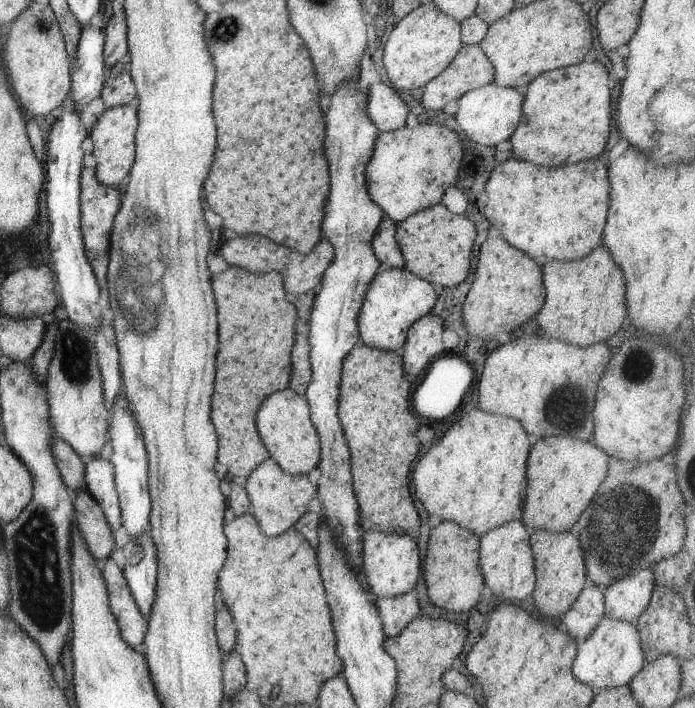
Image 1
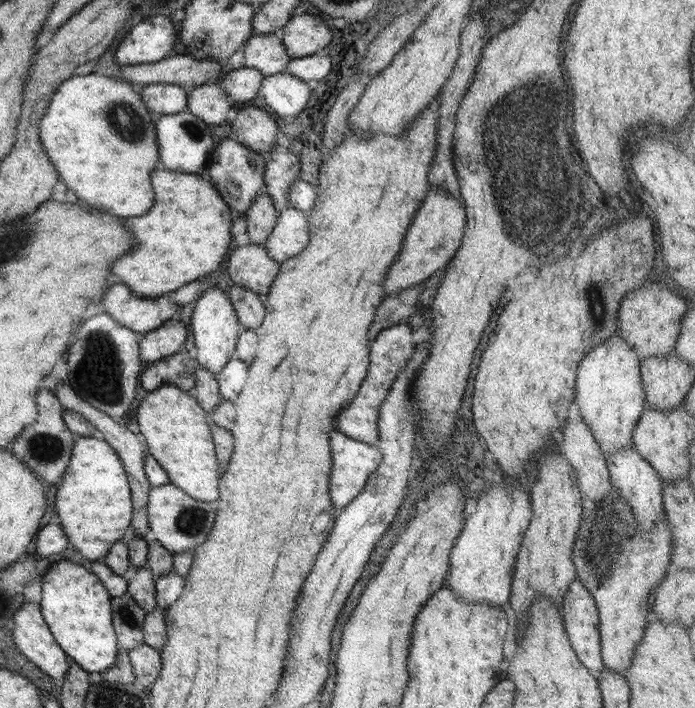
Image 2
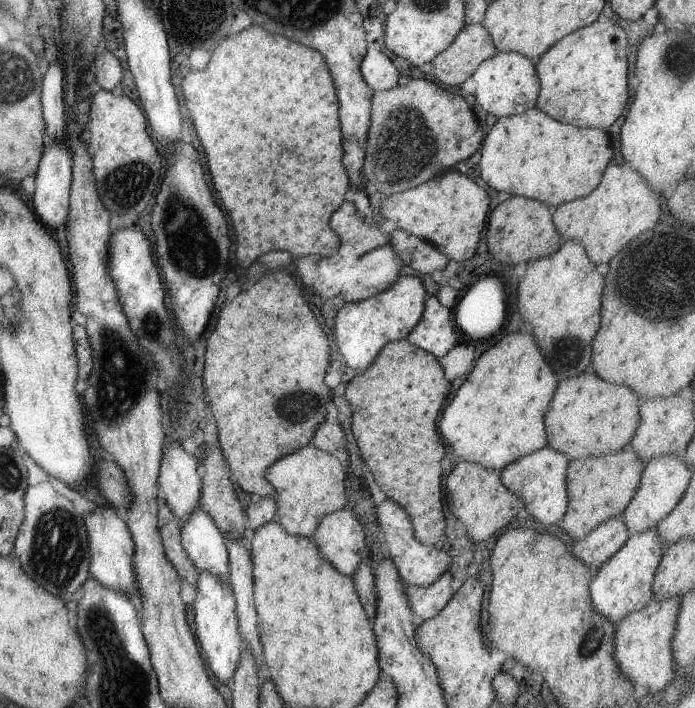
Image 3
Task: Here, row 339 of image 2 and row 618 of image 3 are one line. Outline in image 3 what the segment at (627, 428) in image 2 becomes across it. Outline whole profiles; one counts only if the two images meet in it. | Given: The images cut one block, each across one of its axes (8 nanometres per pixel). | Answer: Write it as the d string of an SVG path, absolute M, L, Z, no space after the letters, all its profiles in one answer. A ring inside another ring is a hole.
M656 529L629 536L626 544L593 575L589 584L592 608L617 625L629 614L648 606L653 599L652 584L663 557L664 547Z

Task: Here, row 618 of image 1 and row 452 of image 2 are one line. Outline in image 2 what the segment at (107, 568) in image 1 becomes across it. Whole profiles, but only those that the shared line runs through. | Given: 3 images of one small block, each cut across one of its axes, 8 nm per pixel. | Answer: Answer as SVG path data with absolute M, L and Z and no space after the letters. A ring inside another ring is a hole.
M63 382L58 384L56 388L56 396L60 399L62 406L65 409L73 410L74 412L79 412L86 420L89 420L100 432L105 434L105 441L111 444L112 450L116 452L116 456L120 457L121 463L124 465L126 474L128 475L129 485L132 490L132 502L133 502L133 517L131 520L132 530L134 534L144 537L144 535L149 530L147 504L149 490L151 489L151 484L148 482L147 476L144 470L144 461L146 455L146 448L140 442L140 439L127 427L118 424L118 420L114 422L111 416L108 416L105 412L102 412L99 408L94 408L91 404L88 404L85 400L82 400L78 396L72 386L68 386Z

